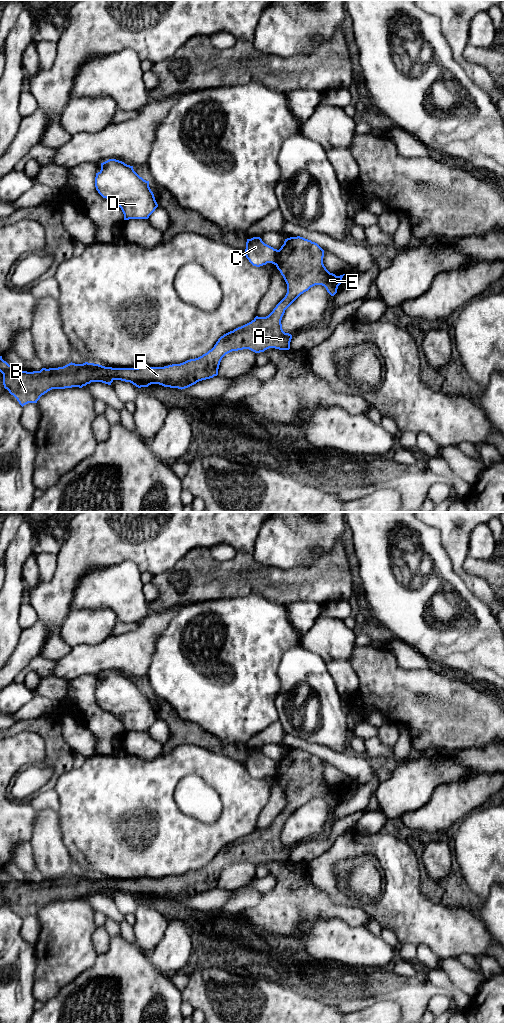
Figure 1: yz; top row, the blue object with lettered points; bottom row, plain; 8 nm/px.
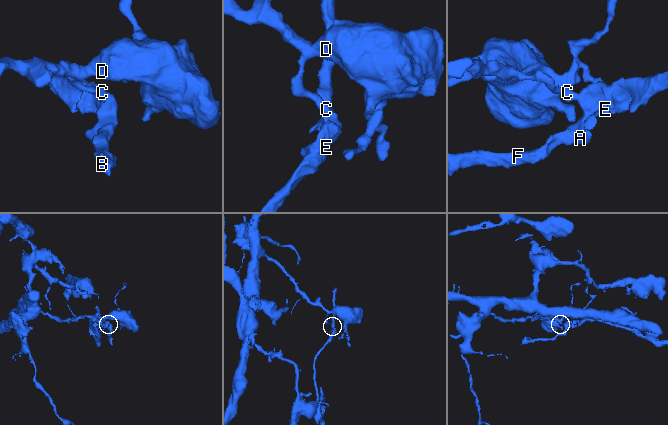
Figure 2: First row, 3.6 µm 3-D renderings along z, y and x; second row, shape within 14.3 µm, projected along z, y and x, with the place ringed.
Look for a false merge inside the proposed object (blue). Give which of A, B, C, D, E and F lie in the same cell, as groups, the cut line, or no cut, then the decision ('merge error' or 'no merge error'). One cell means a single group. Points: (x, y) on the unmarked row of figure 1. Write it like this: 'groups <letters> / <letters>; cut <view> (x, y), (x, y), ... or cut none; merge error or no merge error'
groups A B E F / C D; cut yz (278, 762), (278, 768), (274, 776); merge error

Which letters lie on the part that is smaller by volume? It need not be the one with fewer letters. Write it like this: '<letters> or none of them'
A, B, E, F

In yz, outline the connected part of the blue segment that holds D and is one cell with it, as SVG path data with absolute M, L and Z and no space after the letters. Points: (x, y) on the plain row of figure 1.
M109 671L101 675L101 682L96 685L95 699L98 705L121 720L124 732L148 731L158 719L154 706L149 699L149 693L140 689L133 681L116 671Z

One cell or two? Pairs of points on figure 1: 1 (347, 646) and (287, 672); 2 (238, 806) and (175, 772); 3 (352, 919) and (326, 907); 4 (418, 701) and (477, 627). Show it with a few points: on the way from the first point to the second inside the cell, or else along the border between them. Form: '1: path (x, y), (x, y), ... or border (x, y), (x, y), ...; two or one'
1: border (301, 644), (305, 648), (317, 653), (325, 661); two
2: path (227, 789), (206, 768), (192, 768); one
3: path (346, 913), (332, 911); one
4: border (433, 665), (449, 673); two

